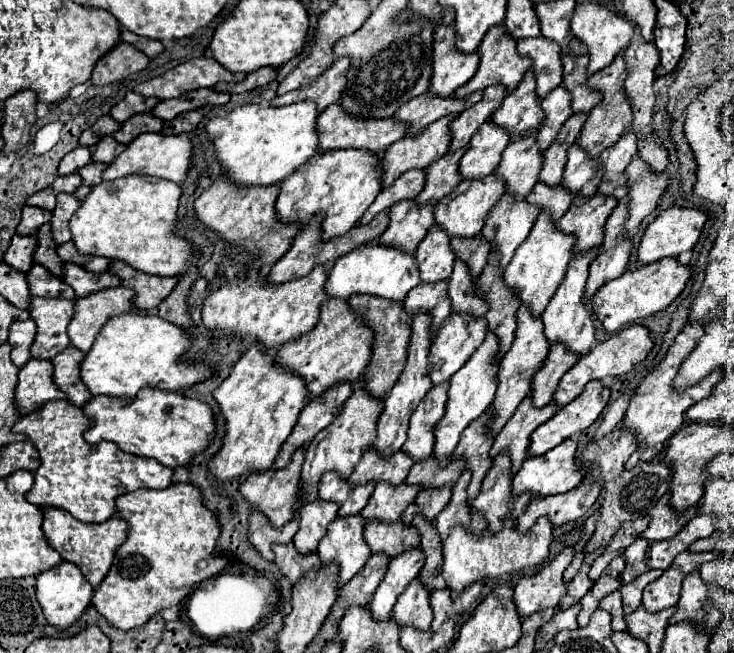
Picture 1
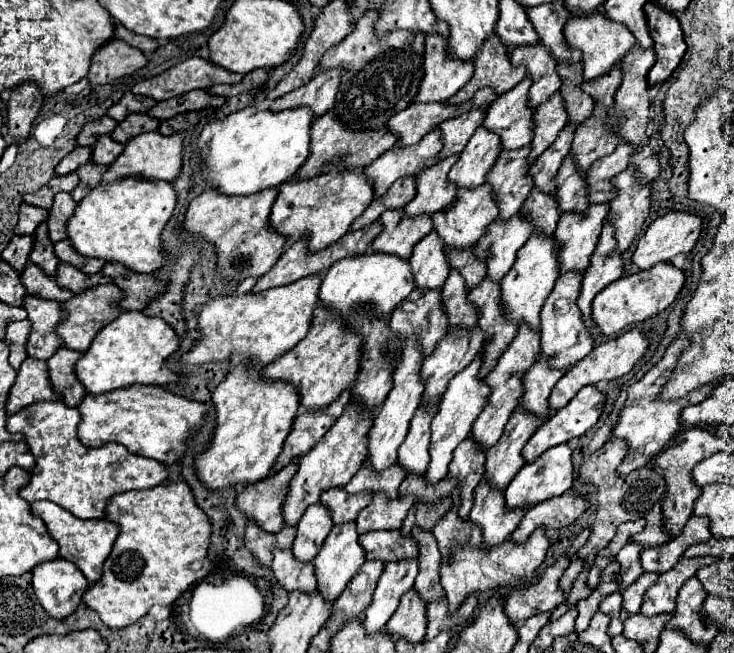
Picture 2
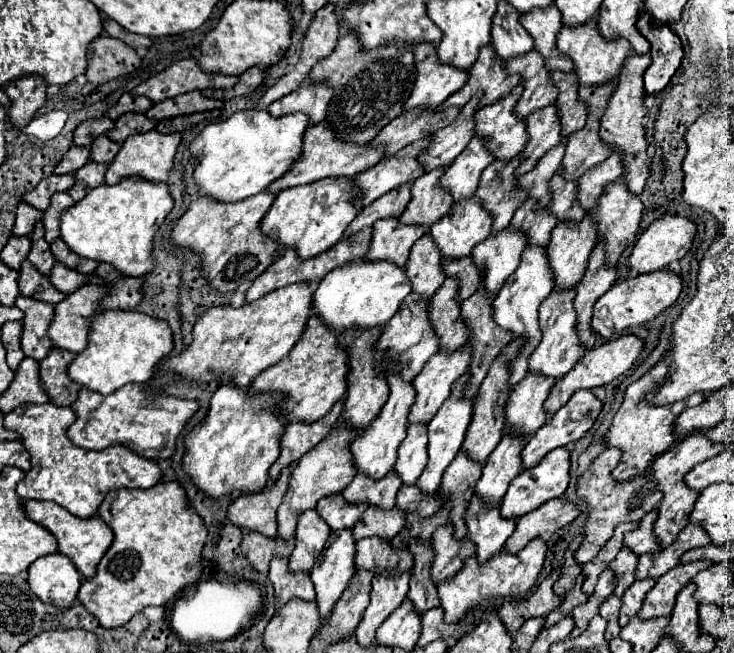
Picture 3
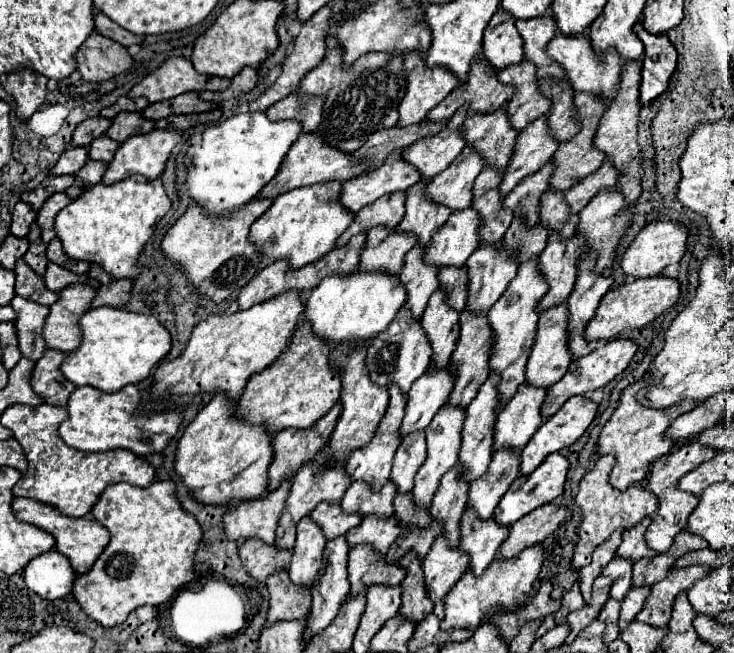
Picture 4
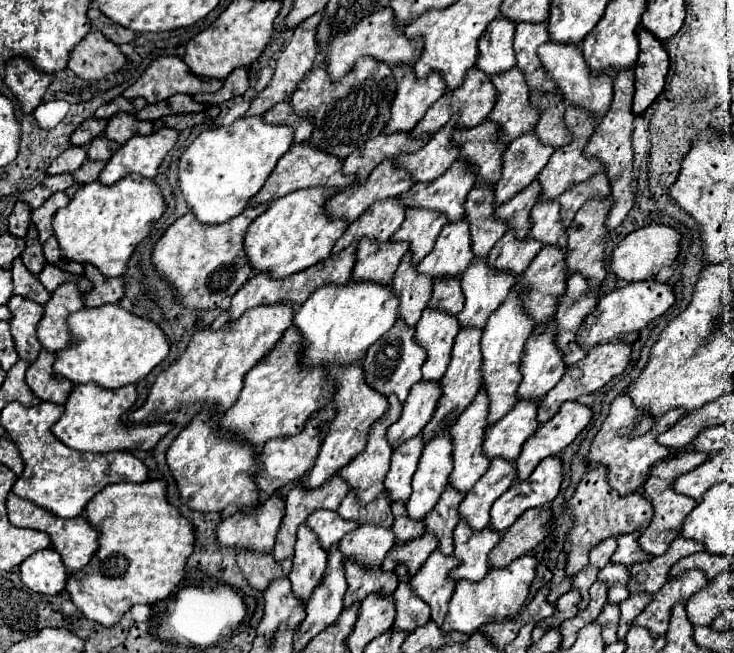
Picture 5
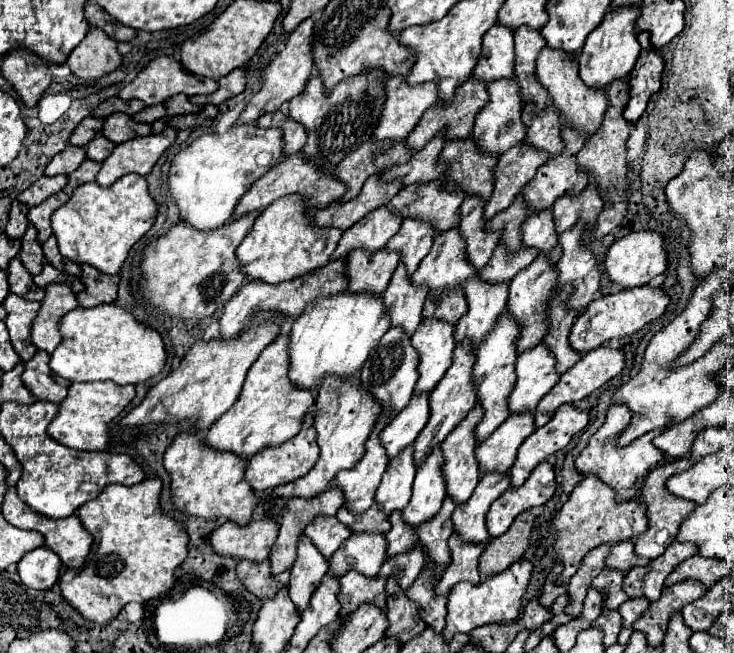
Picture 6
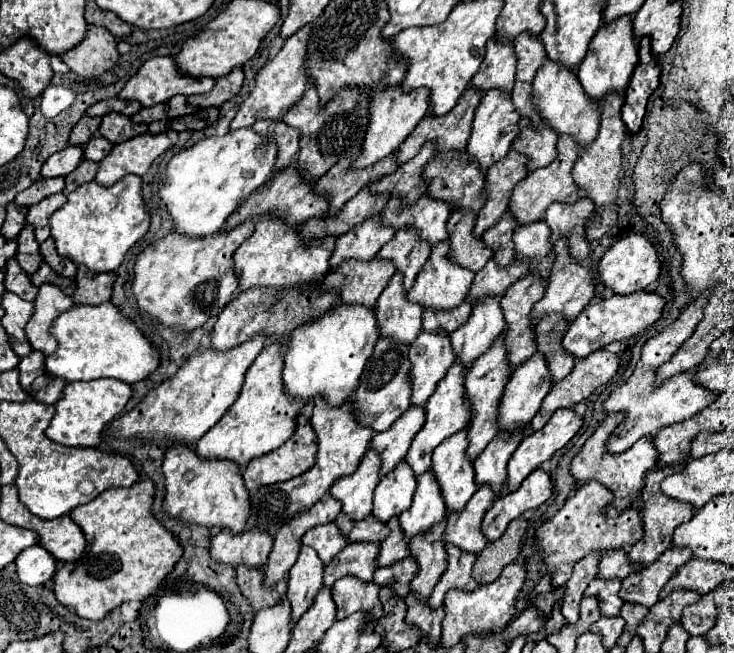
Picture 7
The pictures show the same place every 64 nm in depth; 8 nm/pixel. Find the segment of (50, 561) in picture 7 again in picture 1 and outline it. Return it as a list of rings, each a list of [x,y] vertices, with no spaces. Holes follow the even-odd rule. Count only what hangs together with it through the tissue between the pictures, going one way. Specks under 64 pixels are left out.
[[[62,562],[60,566],[36,576],[38,602],[42,606],[44,616],[48,618],[48,624],[54,626],[56,630],[68,630],[74,622],[80,620],[80,616],[92,602],[92,592],[94,588],[72,562]]]

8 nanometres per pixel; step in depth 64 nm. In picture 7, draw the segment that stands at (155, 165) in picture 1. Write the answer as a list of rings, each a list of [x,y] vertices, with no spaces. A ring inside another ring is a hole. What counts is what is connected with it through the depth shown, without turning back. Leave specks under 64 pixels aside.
[[[168,130],[156,136],[144,134],[116,144],[112,152],[100,162],[96,182],[100,186],[112,186],[126,174],[144,176],[150,170],[152,162],[170,146],[174,146],[176,140],[178,132]]]

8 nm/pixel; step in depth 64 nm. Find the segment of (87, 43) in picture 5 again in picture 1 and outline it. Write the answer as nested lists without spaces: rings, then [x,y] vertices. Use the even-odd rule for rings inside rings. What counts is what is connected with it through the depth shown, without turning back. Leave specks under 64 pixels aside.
[[[118,44],[114,50],[110,50],[92,72],[90,82],[96,86],[106,86],[112,82],[118,82],[130,74],[136,74],[148,66],[148,56],[136,50],[132,44]]]

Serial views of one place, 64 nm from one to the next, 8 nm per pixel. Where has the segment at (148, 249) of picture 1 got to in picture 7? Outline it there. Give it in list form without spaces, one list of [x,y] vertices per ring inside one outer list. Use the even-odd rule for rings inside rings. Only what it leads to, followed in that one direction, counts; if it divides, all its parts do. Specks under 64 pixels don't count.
[[[128,174],[120,178],[114,186],[104,188],[96,182],[86,182],[84,186],[76,188],[70,196],[68,202],[58,208],[50,216],[50,228],[52,228],[52,238],[56,240],[56,250],[62,256],[68,256],[76,264],[84,264],[90,270],[96,272],[114,272],[122,264],[126,252],[148,232],[150,228],[150,214],[146,210],[144,198],[142,198],[142,178],[136,174]]]

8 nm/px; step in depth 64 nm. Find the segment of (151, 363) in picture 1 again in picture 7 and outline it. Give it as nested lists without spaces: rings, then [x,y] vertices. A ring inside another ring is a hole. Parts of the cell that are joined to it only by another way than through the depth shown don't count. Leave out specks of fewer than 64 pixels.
[[[112,302],[70,308],[54,320],[52,334],[58,340],[58,348],[46,358],[46,370],[66,382],[114,378],[134,384],[148,378],[160,366],[158,346],[154,346],[132,320],[122,316]]]

